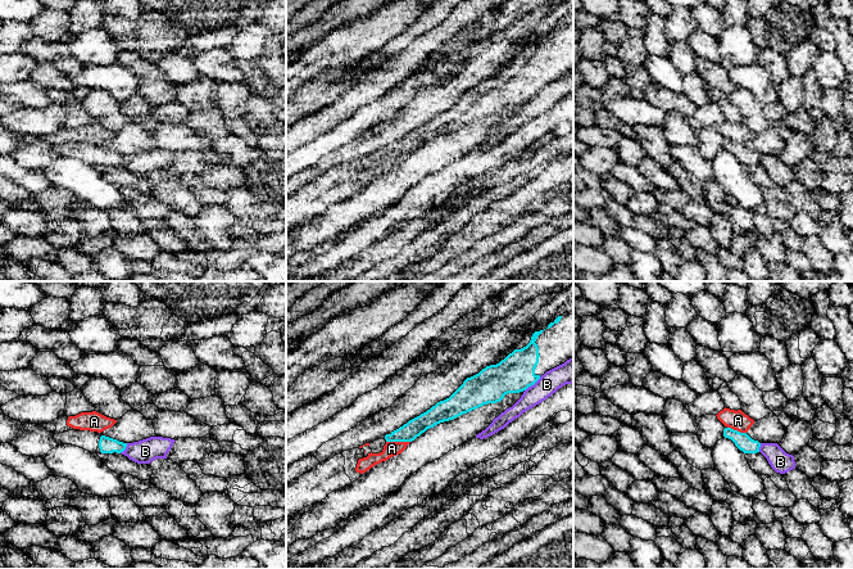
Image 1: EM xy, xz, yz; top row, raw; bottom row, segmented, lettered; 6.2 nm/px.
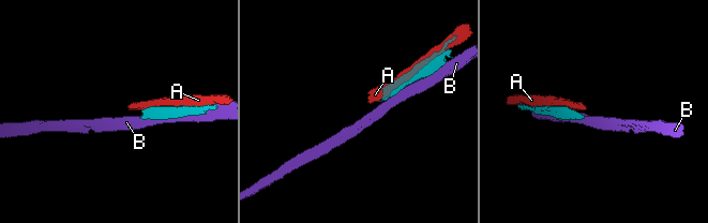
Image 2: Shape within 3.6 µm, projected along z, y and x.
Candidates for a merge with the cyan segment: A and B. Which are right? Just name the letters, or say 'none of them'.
none of them

